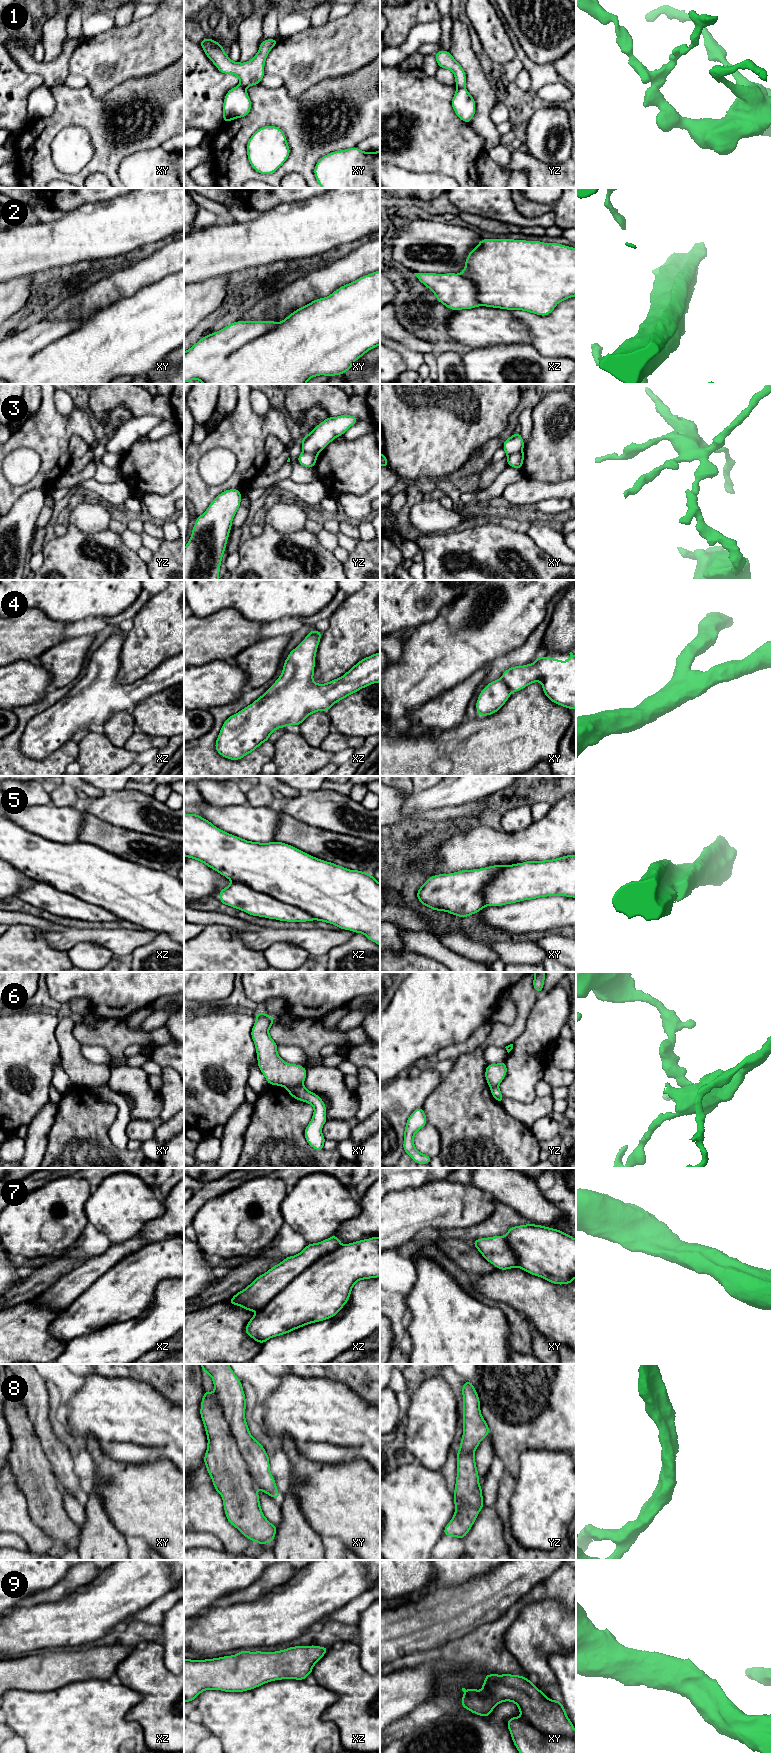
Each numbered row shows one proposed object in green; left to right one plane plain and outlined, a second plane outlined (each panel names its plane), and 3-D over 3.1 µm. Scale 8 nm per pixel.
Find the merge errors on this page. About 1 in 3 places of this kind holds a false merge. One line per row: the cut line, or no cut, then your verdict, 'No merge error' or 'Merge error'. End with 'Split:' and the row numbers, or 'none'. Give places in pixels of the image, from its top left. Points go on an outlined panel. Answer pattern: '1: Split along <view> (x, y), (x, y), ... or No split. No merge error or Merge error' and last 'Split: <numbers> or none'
1: Split along yz (457, 86), (464, 87). Merge error
2: No split. No merge error
3: Split along xy (522, 449), (507, 456). Merge error
4: No split. No merge error
5: No split. No merge error
6: Split along xy (302, 1083), (290, 1086), (287, 1089). Merge error
7: No split. No merge error
8: No split. No merge error
9: No split. No merge error
Split: 1, 3, 6

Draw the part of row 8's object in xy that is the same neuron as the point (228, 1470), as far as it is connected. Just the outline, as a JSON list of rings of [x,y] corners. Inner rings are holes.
[[[200,1364],[213,1380],[215,1390],[204,1391],[200,1415],[208,1443],[204,1464],[215,1490],[222,1496],[225,1515],[243,1536],[260,1545],[272,1543],[277,1527],[264,1516],[256,1487],[267,1495],[280,1499],[276,1482],[270,1472],[265,1448],[249,1432],[245,1418],[246,1398],[243,1386],[229,1364]]]

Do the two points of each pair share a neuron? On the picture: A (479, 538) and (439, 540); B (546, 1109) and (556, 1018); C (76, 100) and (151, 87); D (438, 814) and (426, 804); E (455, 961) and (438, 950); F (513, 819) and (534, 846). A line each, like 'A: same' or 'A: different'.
A: same
B: different
C: same
D: different
E: same
F: different

